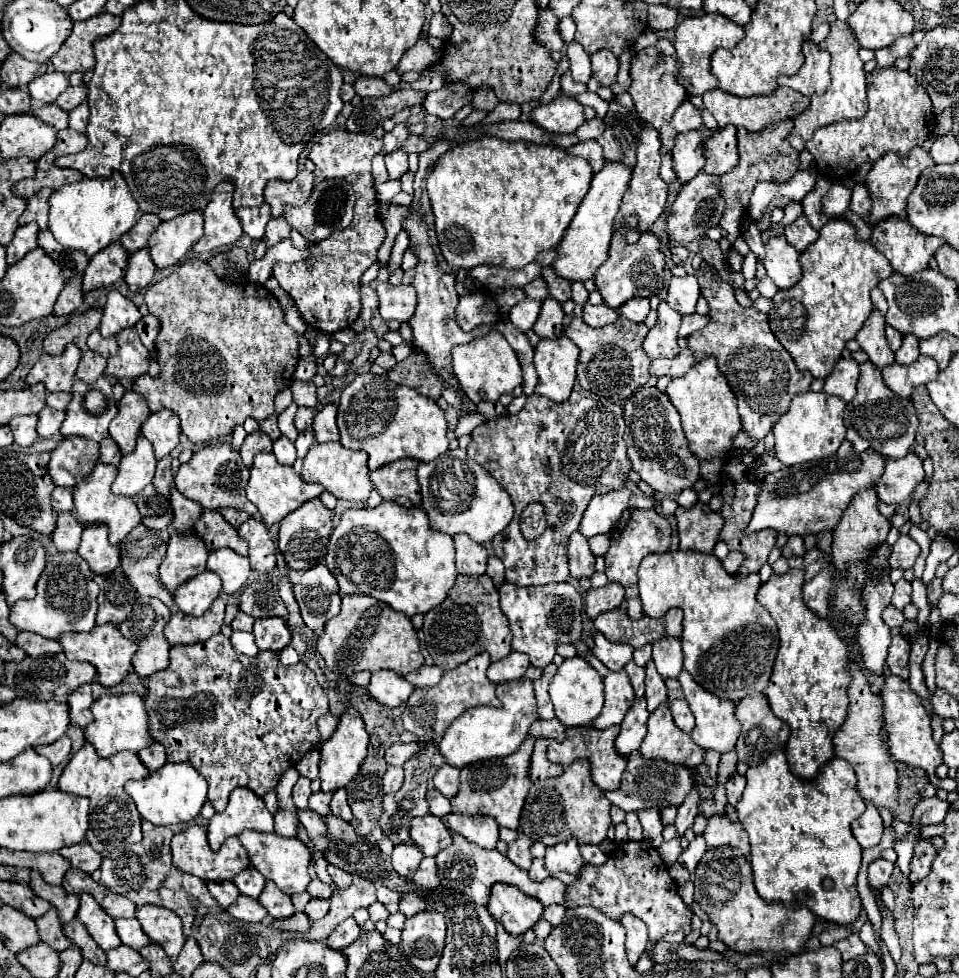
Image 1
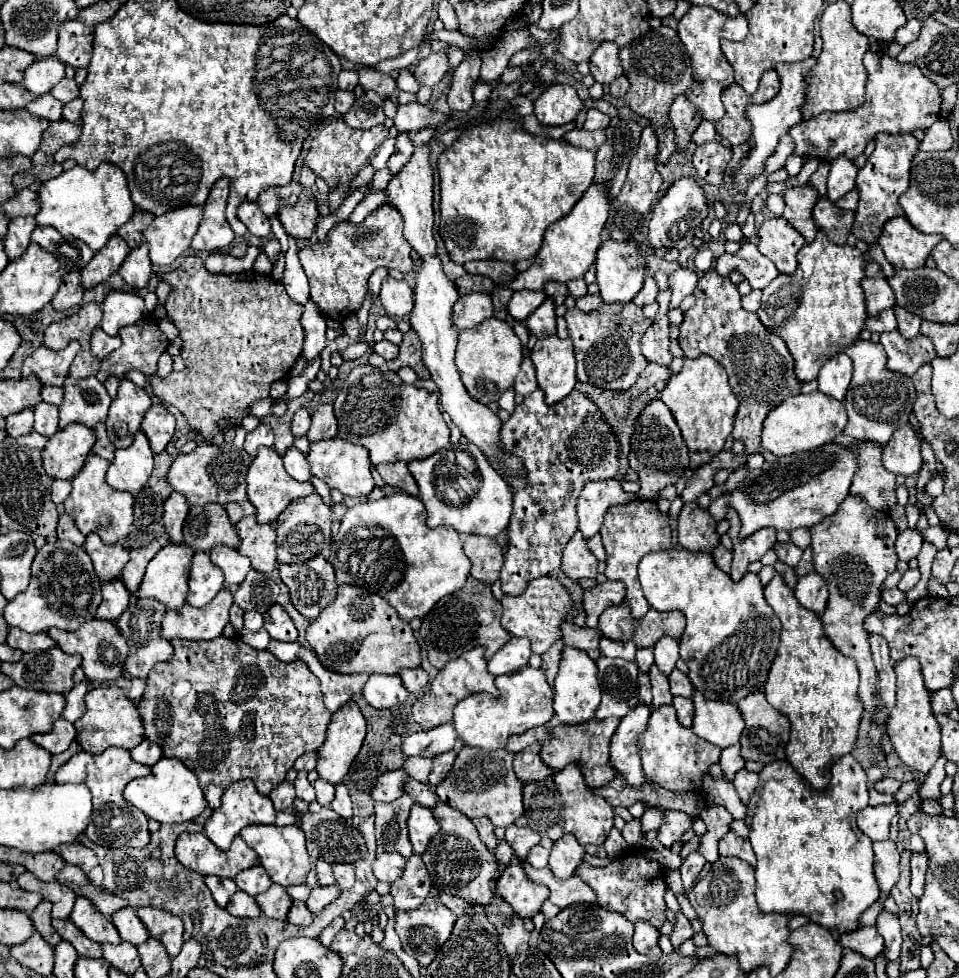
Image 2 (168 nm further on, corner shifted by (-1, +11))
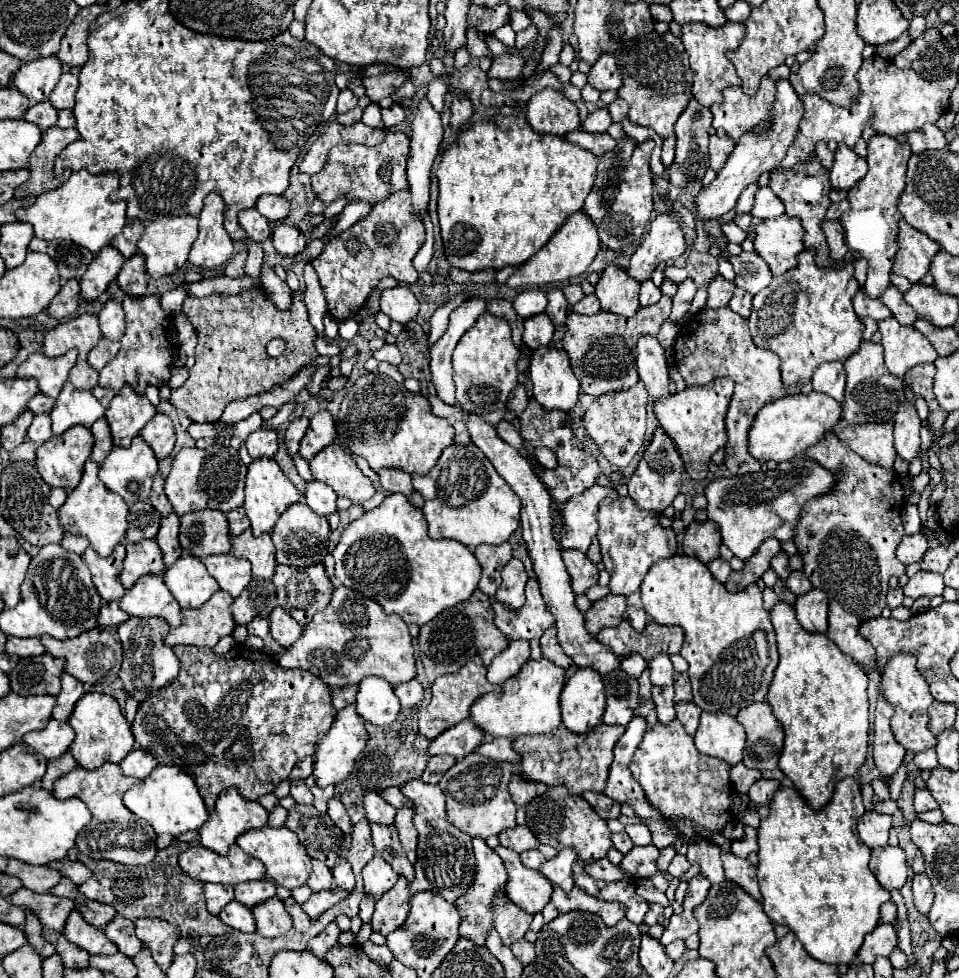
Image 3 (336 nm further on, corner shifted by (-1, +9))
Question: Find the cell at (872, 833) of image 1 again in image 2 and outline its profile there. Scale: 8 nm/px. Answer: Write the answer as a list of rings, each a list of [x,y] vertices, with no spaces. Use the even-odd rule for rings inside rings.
[[[896,803],[890,805],[878,805],[878,807],[866,807],[858,813],[858,827],[862,833],[866,833],[872,841],[884,841],[888,839],[888,827],[890,819],[896,815]]]

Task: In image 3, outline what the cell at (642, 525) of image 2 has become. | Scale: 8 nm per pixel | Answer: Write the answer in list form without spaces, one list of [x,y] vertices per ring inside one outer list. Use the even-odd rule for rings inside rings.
[[[618,497],[618,499],[604,499],[600,503],[600,509],[596,511],[598,519],[598,541],[602,549],[602,561],[606,565],[606,571],[610,573],[610,591],[614,595],[622,595],[628,601],[628,621],[632,627],[642,633],[646,623],[650,621],[644,613],[642,601],[640,601],[640,583],[648,569],[666,557],[674,557],[678,551],[676,533],[672,529],[666,529],[658,523],[656,513],[640,509],[630,497]]]

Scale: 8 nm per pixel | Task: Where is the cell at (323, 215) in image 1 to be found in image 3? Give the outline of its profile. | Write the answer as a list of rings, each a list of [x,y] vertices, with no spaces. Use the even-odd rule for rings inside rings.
[[[278,223],[272,231],[272,245],[274,251],[282,257],[294,257],[296,253],[304,251],[306,237],[298,227],[290,227],[284,223]]]

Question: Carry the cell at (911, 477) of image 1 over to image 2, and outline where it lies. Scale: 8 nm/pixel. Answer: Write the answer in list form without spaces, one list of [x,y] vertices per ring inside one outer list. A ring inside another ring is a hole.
[[[910,425],[896,429],[890,443],[882,449],[882,465],[890,473],[904,477],[912,477],[920,471],[920,439]]]

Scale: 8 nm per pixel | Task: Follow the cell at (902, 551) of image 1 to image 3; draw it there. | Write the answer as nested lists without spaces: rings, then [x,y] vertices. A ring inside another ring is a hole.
[[[916,533],[916,535],[906,535],[898,547],[898,559],[904,563],[904,565],[910,565],[910,563],[918,563],[922,559],[922,555],[926,553],[928,549],[928,541],[922,533]]]

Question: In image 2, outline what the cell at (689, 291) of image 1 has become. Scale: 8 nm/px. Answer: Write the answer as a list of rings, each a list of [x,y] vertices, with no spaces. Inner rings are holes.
[[[676,269],[672,275],[670,275],[670,291],[672,291],[672,301],[670,301],[670,307],[680,307],[680,303],[684,301],[684,297],[692,295],[696,285],[698,285],[698,275],[696,271],[692,269]]]

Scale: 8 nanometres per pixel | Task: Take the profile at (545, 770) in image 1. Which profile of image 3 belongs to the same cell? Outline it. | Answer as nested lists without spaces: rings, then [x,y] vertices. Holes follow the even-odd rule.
[[[514,773],[512,779],[510,779],[510,785],[508,785],[508,791],[510,791],[512,801],[514,801],[518,807],[524,807],[524,805],[528,805],[532,799],[540,797],[542,793],[546,793],[548,787],[546,787],[546,785],[538,785],[538,783],[532,783],[532,781],[524,781],[518,773]]]

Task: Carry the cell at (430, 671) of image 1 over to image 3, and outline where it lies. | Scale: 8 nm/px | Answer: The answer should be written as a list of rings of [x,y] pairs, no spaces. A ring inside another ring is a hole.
[[[412,679],[412,681],[408,681],[408,683],[394,685],[394,693],[396,693],[396,697],[400,699],[400,705],[402,705],[404,709],[406,709],[406,707],[414,707],[414,705],[420,703],[422,697],[424,697],[424,689],[422,689],[422,685],[420,685],[416,679]]]

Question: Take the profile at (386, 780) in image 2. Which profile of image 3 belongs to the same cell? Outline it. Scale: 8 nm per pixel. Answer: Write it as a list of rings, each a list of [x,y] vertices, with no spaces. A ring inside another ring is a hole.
[[[370,791],[364,795],[364,811],[366,811],[368,823],[380,823],[380,825],[390,825],[396,815],[396,809],[388,805],[378,795],[378,791]]]

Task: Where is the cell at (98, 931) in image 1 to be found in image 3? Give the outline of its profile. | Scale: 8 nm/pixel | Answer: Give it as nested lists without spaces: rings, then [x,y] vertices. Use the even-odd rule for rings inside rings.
[[[76,909],[70,913],[68,921],[66,921],[66,927],[64,927],[64,933],[62,933],[70,943],[78,945],[80,949],[88,951],[90,955],[112,955],[116,953],[116,945],[112,945],[112,941],[106,939],[106,935],[88,925],[80,913],[76,913]]]

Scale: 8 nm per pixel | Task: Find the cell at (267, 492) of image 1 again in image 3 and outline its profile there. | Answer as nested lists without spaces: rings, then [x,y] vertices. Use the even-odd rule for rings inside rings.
[[[256,459],[250,467],[248,467],[248,475],[246,475],[246,485],[244,485],[244,493],[246,493],[246,501],[244,501],[244,509],[246,515],[252,523],[252,533],[260,535],[260,533],[268,533],[278,517],[294,503],[300,501],[300,491],[290,483],[290,479],[282,473],[282,469],[278,467],[278,463],[274,459]]]

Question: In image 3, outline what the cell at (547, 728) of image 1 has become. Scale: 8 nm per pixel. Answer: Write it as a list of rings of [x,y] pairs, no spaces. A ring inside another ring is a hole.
[[[498,737],[498,739],[492,739],[492,741],[484,741],[480,747],[478,747],[478,753],[492,759],[492,761],[510,761],[510,763],[516,763],[518,755],[516,751],[512,749],[512,741],[506,739],[506,737]]]

